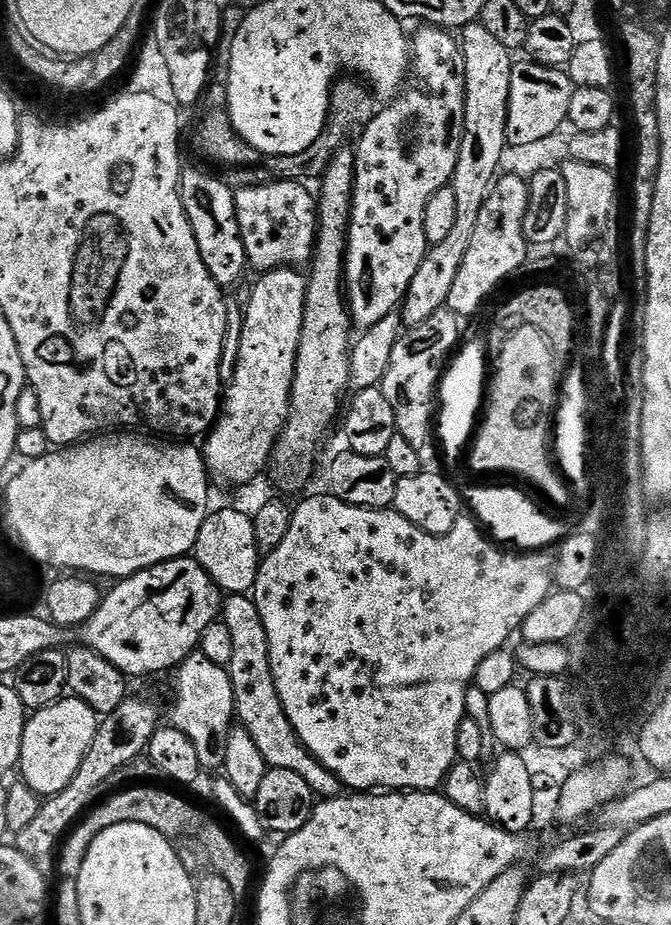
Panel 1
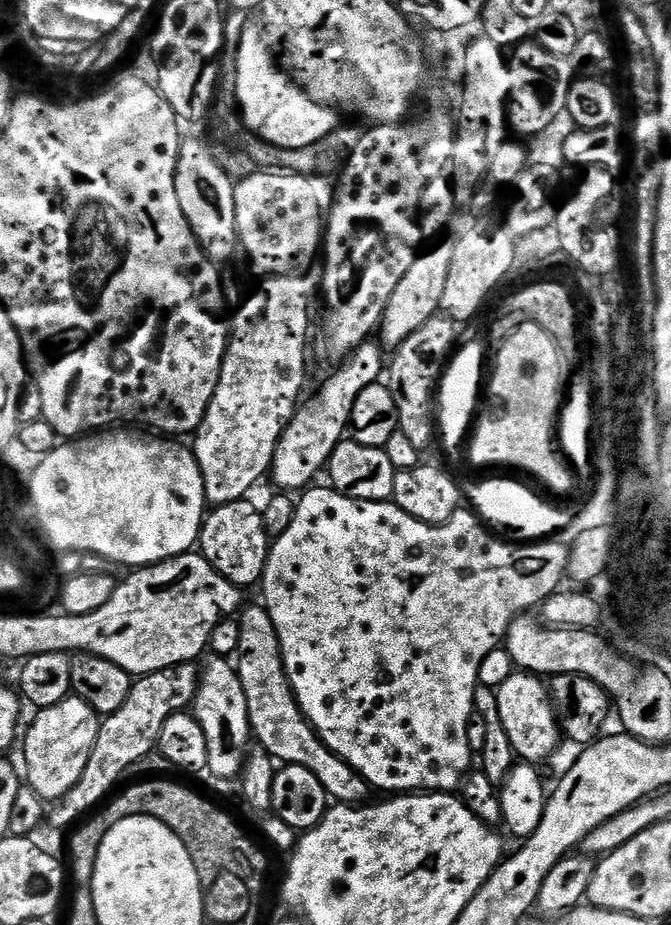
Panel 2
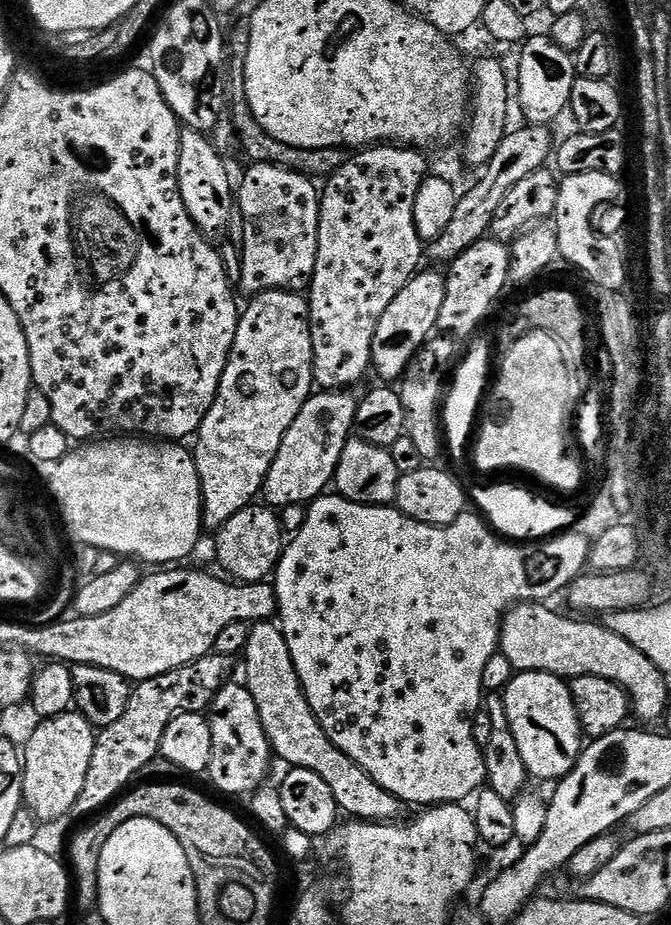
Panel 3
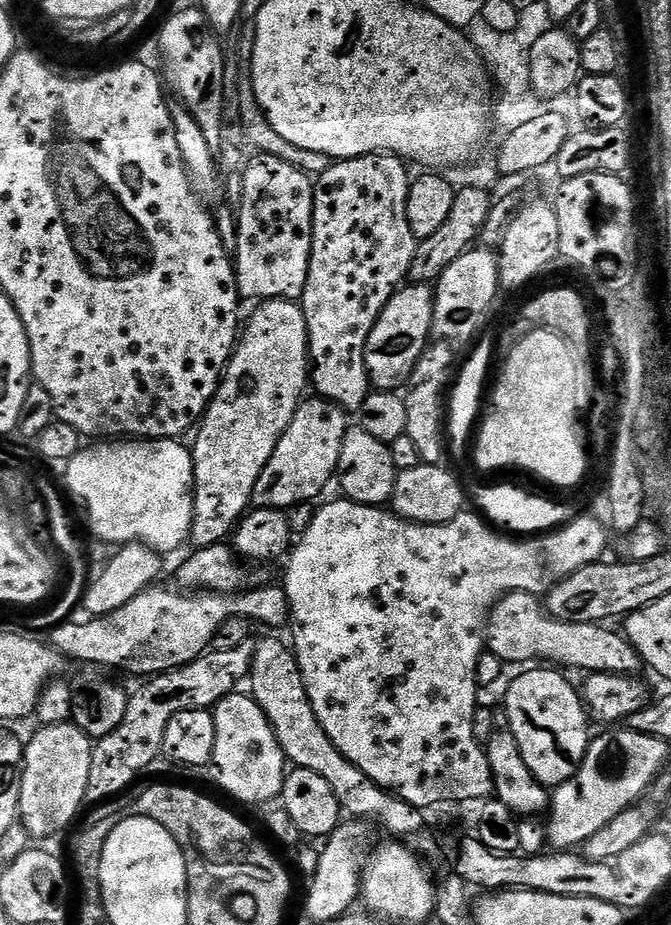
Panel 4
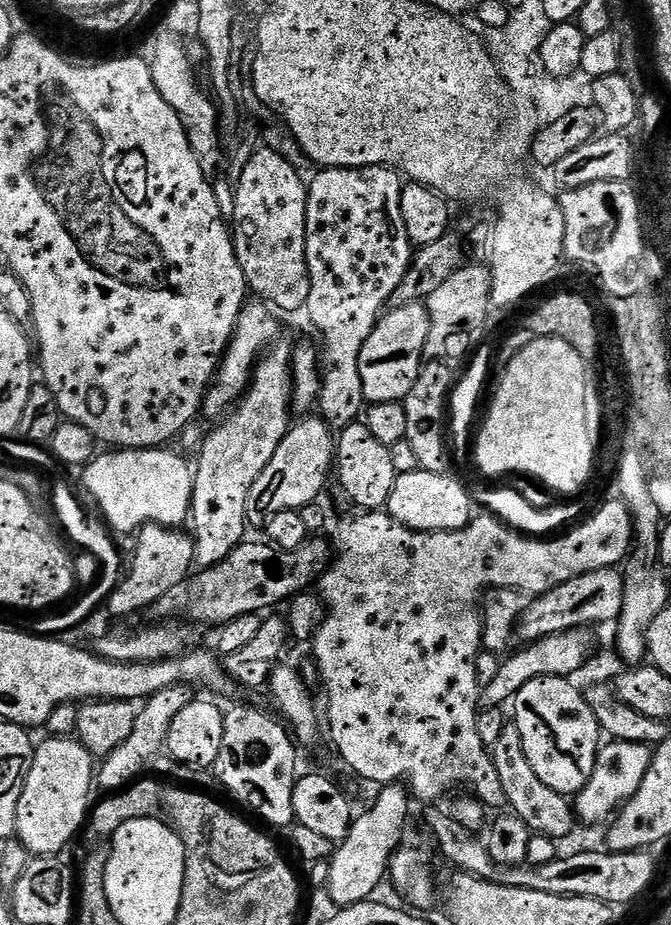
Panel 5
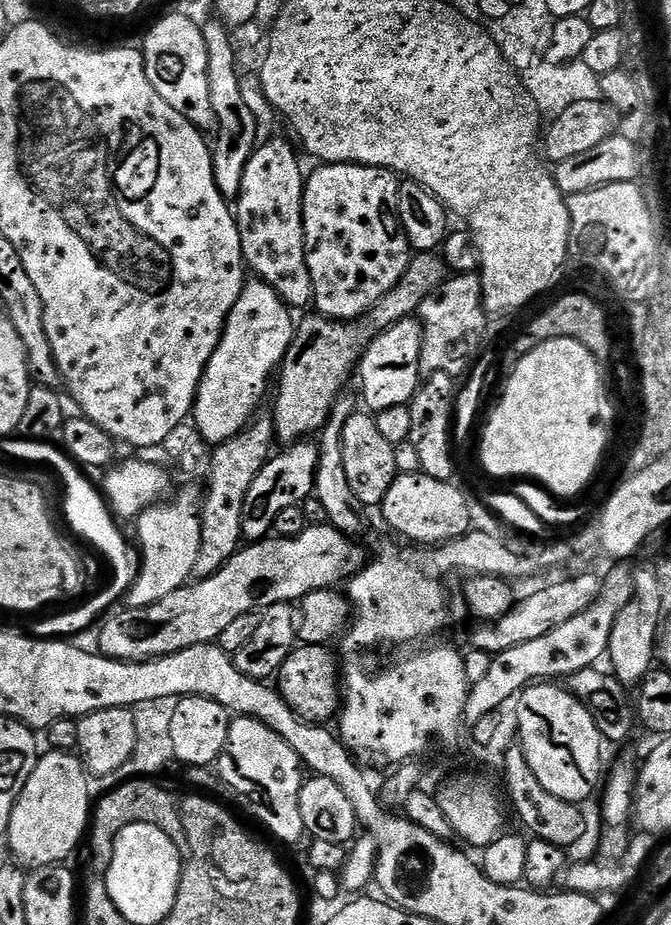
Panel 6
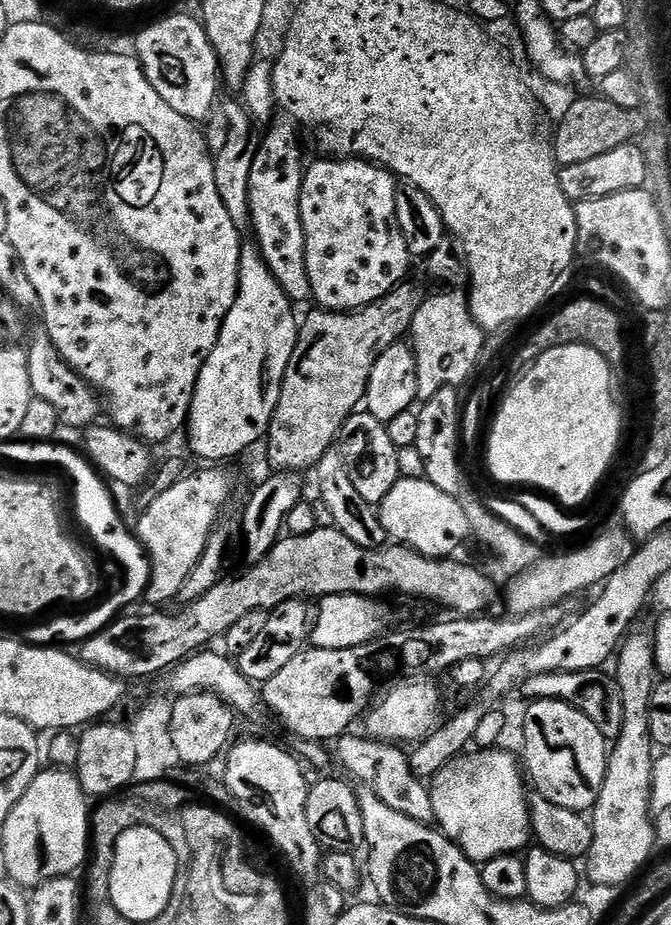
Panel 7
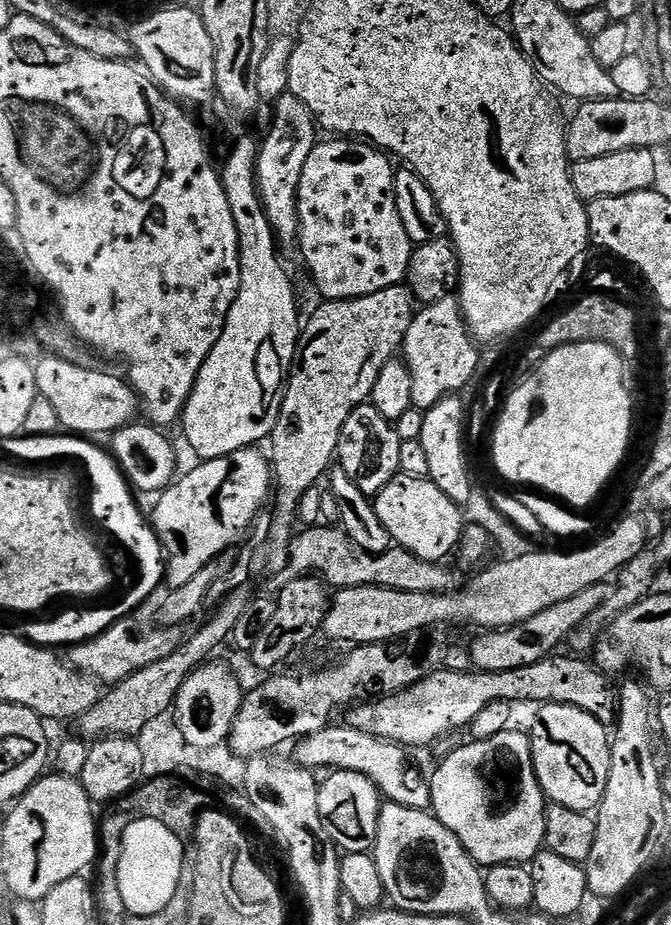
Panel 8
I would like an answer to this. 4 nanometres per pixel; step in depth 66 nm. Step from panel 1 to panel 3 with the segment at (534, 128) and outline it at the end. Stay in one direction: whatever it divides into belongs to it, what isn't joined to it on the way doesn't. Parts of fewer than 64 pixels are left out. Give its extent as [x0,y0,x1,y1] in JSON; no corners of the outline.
[514,35,578,125]

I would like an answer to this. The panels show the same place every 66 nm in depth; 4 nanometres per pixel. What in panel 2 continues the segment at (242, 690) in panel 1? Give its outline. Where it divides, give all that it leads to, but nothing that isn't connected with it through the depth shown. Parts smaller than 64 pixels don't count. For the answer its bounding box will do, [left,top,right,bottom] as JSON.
[238,603,370,806]

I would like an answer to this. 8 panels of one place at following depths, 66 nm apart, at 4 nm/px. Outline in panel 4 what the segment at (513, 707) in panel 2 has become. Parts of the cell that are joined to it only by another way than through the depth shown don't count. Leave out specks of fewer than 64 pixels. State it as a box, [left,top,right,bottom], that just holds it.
[502,666,590,786]

